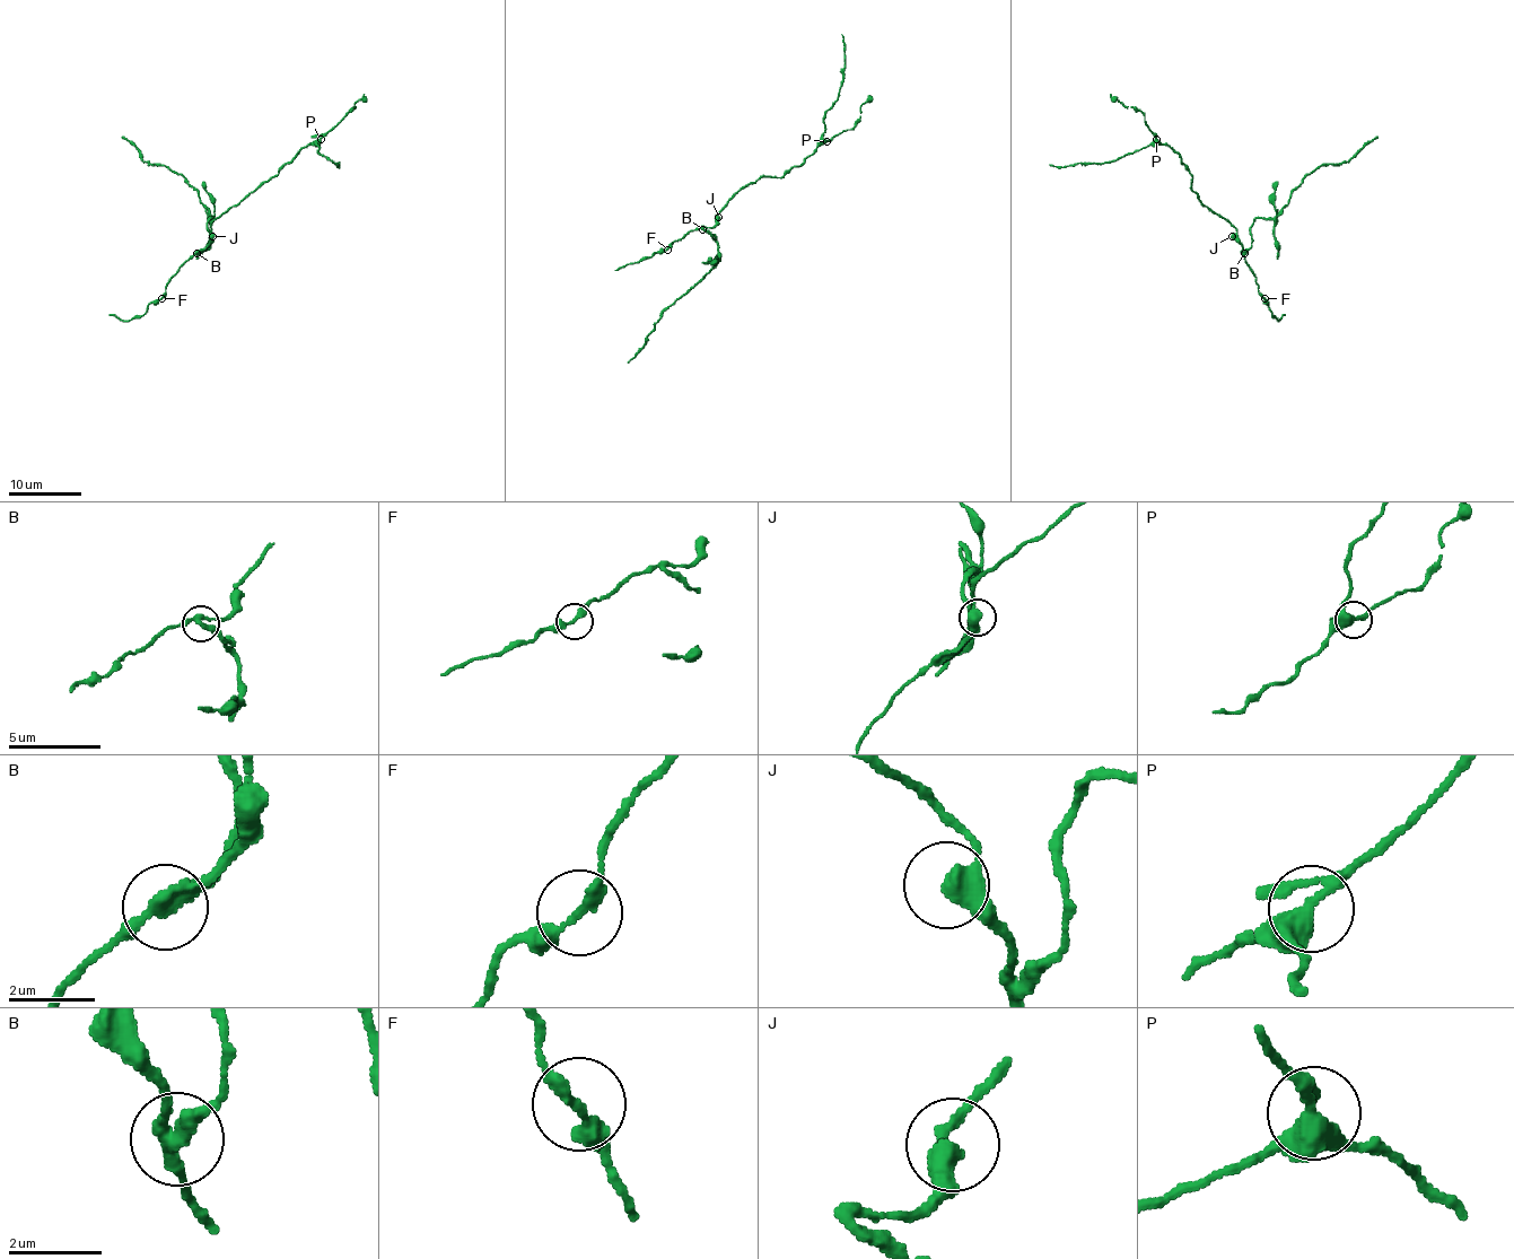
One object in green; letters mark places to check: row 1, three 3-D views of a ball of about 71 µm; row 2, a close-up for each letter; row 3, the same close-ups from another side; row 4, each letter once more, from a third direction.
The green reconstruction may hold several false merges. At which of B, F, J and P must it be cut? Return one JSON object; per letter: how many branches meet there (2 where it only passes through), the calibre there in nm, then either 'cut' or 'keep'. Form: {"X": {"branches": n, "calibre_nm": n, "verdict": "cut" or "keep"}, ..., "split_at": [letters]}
{"B": {"branches": 3, "calibre_nm": 280, "verdict": "cut"}, "F": {"branches": 2, "calibre_nm": 240, "verdict": "keep"}, "J": {"branches": 2, "calibre_nm": 440, "verdict": "keep"}, "P": {"branches": 4, "calibre_nm": 360, "verdict": "keep"}, "split_at": ["B"]}

